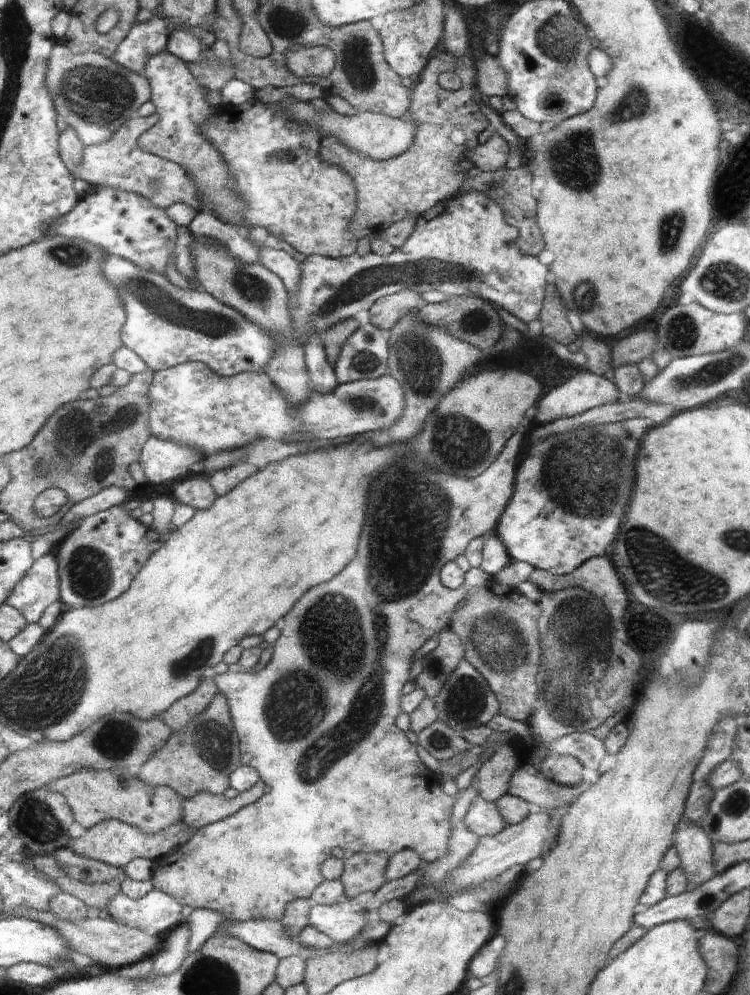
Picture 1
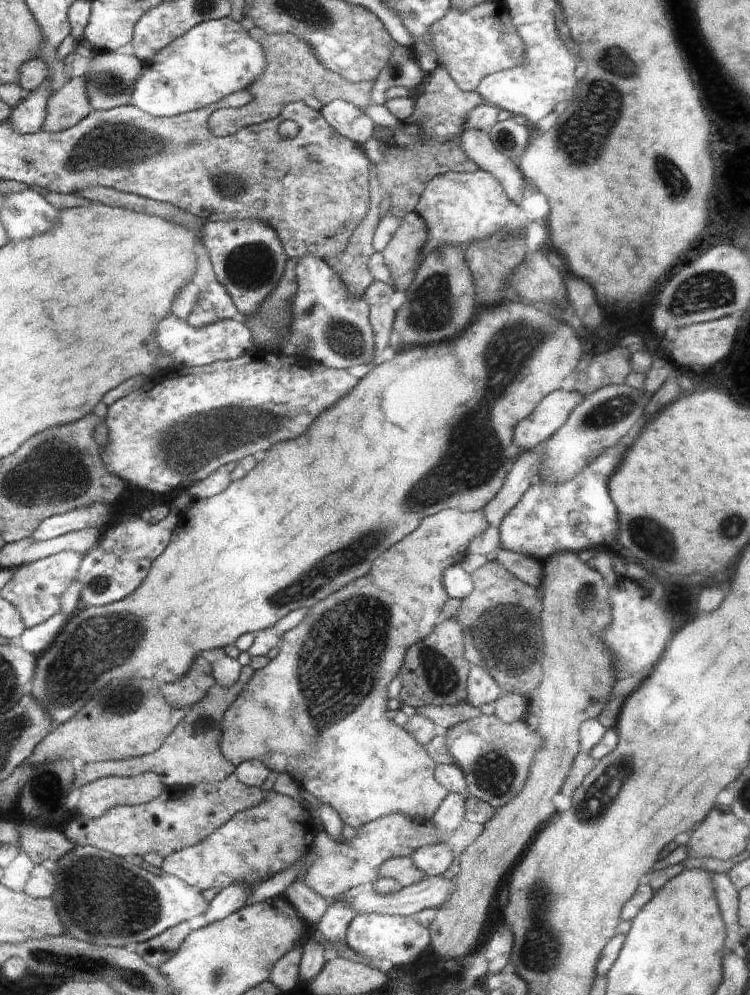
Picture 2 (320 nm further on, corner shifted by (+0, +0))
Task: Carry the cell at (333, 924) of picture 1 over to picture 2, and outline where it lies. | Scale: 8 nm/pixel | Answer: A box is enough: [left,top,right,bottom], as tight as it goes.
[345,914,430,968]

